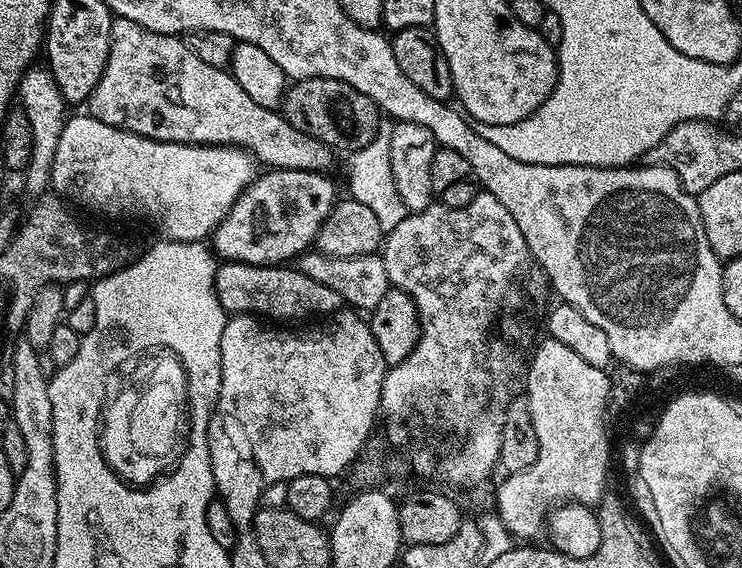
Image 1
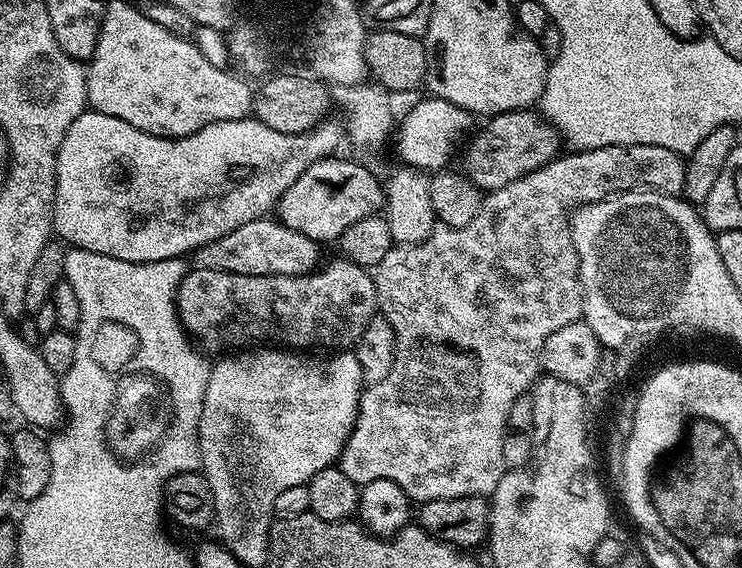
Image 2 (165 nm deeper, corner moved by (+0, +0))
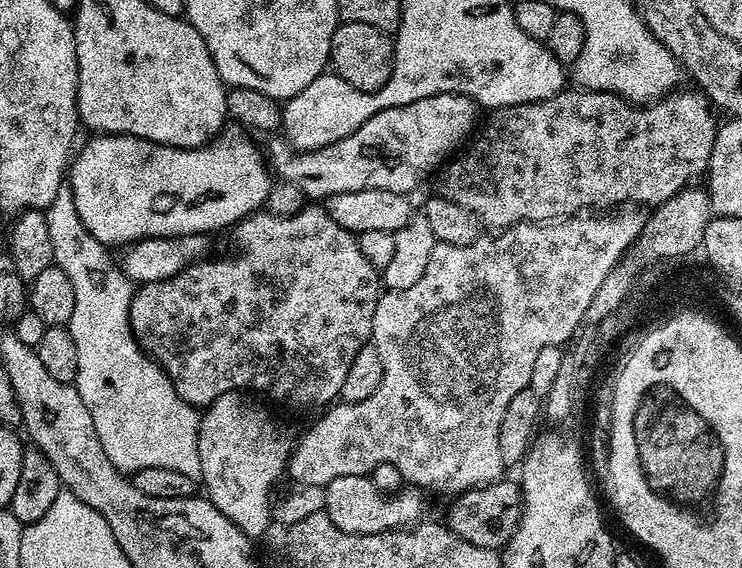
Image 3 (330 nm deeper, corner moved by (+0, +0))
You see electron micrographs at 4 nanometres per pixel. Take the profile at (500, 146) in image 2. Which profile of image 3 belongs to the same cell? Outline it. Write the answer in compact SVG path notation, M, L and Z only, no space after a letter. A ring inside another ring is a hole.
M562 90L557 96L550 97L549 100L539 100L529 104L515 104L509 108L493 111L489 115L492 117L489 118L488 125L484 129L482 129L483 127L479 129L479 132L481 131L480 137L478 137L478 132L475 139L459 155L449 159L446 167L439 173L439 176L441 175L440 188L438 188L439 196L450 202L458 202L458 206L470 210L470 214L474 214L480 219L481 225L485 229L503 230L512 227L514 224L525 222L552 222L557 218L571 218L583 213L585 211L583 208L612 208L615 204L648 204L647 206L655 206L666 202L667 199L672 198L684 188L695 185L699 181L696 179L699 176L701 179L707 173L710 150L714 150L718 120L712 117L712 112L714 113L713 105L703 92L699 90L691 90L692 92L673 90L667 96L660 97L659 100L637 106L620 96L615 96L612 92L568 91Z

